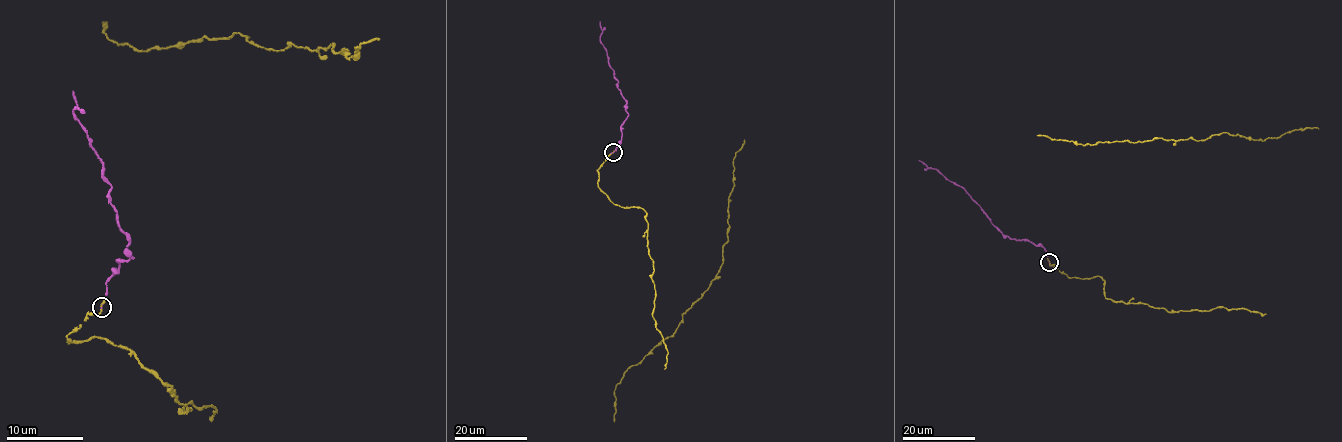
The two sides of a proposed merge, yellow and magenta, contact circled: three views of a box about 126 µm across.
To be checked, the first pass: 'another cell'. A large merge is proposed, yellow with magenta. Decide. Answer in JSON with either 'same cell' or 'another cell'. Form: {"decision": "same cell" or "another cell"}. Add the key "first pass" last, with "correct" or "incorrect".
{"decision": "same cell", "first pass": "incorrect"}

